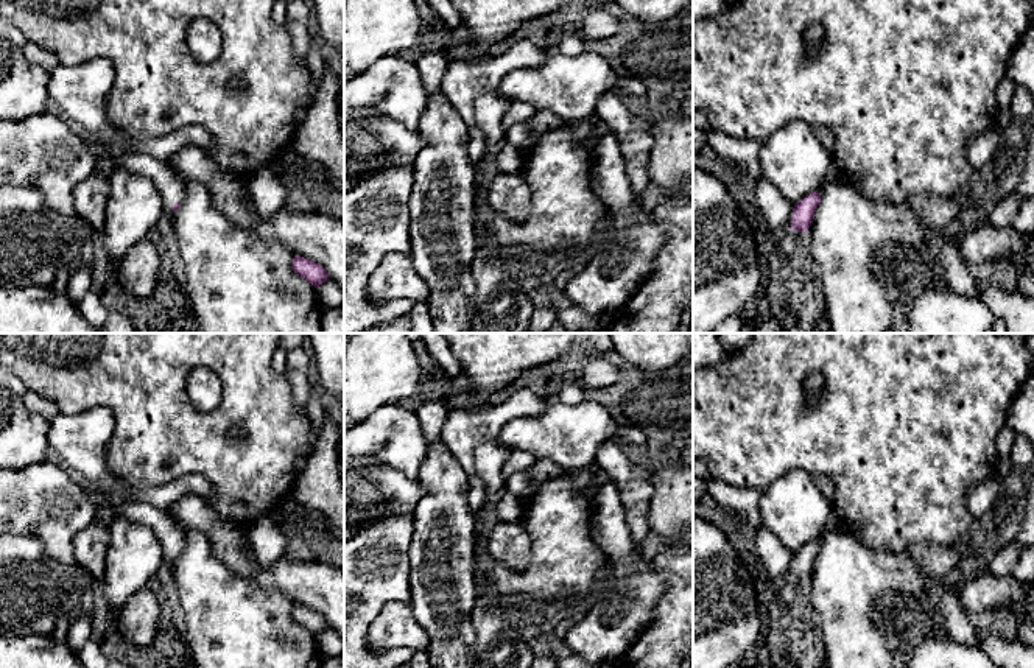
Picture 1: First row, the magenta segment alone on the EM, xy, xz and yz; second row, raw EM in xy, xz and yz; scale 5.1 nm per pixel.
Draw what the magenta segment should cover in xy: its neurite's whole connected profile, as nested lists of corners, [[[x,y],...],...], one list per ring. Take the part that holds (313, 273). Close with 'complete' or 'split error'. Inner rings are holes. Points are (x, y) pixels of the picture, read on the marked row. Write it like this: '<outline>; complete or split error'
[[[294,255],[291,266],[297,276],[305,279],[315,288],[322,285],[330,277],[329,272],[319,263],[304,258],[301,255]]]; complete

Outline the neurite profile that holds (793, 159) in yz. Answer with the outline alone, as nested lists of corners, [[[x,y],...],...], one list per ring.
[[[794,120],[761,143],[757,173],[790,202],[821,187],[833,160],[811,125]]]

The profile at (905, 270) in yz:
[[[888,255],[881,262],[881,268],[889,280],[903,287],[936,285],[936,279],[933,276],[933,263],[928,260],[927,255]]]

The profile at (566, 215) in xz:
[[[570,126],[542,135],[520,171],[531,192],[531,212],[519,223],[494,210],[494,216],[483,226],[492,249],[498,254],[500,249],[523,244],[533,251],[533,258],[565,252],[570,263],[587,257],[606,216],[604,204],[590,188],[593,153],[595,146],[579,142]]]

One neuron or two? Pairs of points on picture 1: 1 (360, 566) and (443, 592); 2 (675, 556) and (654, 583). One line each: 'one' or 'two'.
1: two
2: two

